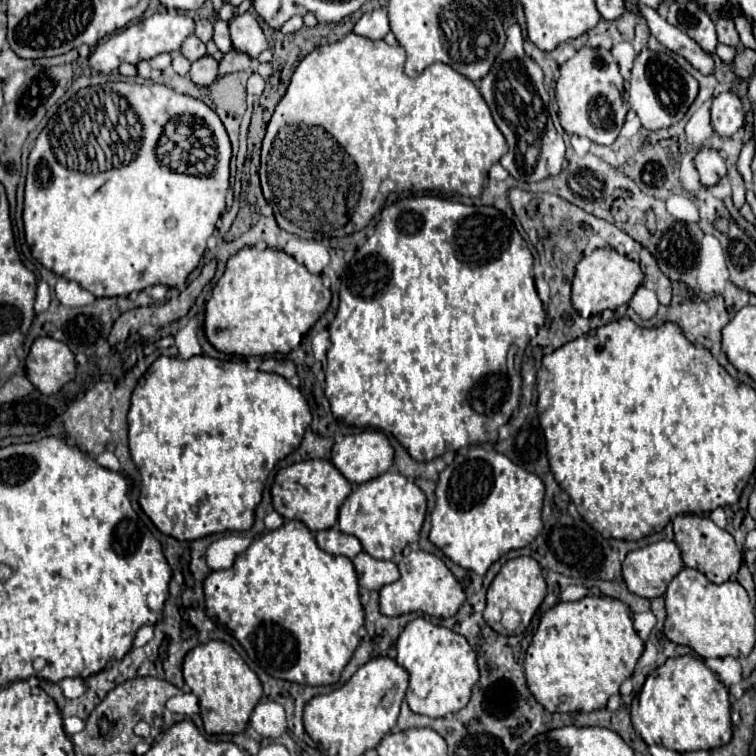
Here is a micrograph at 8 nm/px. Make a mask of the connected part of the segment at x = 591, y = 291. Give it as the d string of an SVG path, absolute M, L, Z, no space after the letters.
M596 248L592 254L582 256L576 266L576 276L572 280L572 306L582 318L590 314L600 314L604 310L616 310L622 304L628 304L638 286L642 284L644 274L638 262L620 256L612 248Z

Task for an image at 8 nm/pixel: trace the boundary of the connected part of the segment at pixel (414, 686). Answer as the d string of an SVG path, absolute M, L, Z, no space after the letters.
M426 618L412 620L396 642L396 662L410 674L410 686L406 700L412 712L430 718L440 718L450 712L458 712L470 700L472 686L478 682L476 652L464 636L436 626Z

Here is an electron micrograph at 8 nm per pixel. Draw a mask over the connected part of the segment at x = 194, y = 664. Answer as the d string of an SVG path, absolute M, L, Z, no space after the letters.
M210 640L192 648L184 658L182 674L200 700L200 716L208 734L238 734L248 726L250 714L262 698L262 686L258 676L228 642Z

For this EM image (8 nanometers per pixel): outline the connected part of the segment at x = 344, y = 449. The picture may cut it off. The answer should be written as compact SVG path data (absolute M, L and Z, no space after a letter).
M364 430L334 444L332 464L352 484L364 484L394 466L394 448L384 432Z

